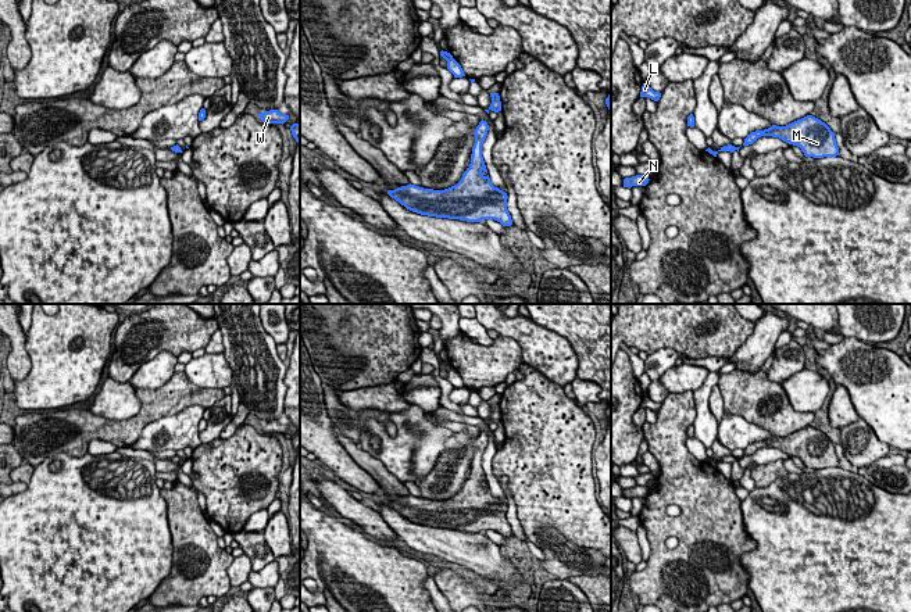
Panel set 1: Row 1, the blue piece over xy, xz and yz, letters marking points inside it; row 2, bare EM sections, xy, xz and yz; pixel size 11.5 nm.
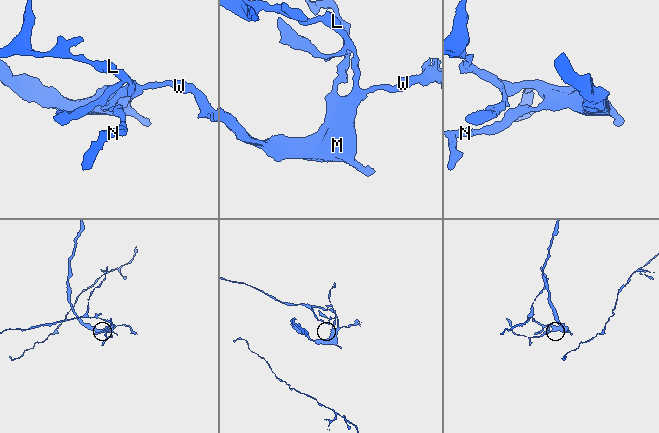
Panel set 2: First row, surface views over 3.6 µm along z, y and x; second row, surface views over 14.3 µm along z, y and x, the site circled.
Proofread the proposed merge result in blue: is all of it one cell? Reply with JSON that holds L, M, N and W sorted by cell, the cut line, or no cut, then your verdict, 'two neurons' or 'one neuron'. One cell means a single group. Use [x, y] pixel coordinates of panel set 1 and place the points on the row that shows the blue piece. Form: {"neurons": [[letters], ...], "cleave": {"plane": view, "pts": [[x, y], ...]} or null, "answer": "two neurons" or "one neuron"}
{"neurons": [["L", "M", "N", "W"]], "cleave": null, "answer": "one neuron"}

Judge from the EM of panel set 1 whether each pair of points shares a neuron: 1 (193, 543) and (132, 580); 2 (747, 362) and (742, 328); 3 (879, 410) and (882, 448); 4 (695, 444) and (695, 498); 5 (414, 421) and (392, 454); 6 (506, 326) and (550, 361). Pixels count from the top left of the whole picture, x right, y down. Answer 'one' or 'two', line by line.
1: two
2: two
3: two
4: two
5: one
6: one

